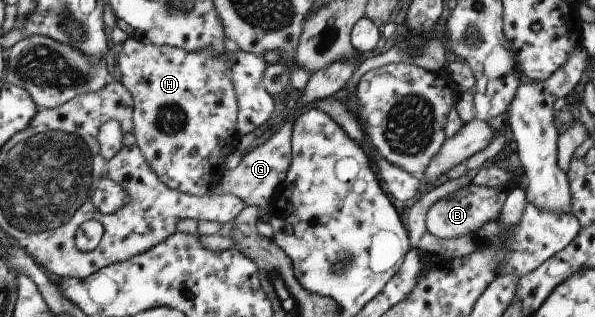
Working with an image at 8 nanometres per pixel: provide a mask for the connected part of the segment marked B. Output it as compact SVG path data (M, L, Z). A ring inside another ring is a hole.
M469 184L435 201L425 215L426 231L437 239L455 239L456 237L481 233L481 227L497 219L503 202L511 190L511 184L501 187L481 187Z

